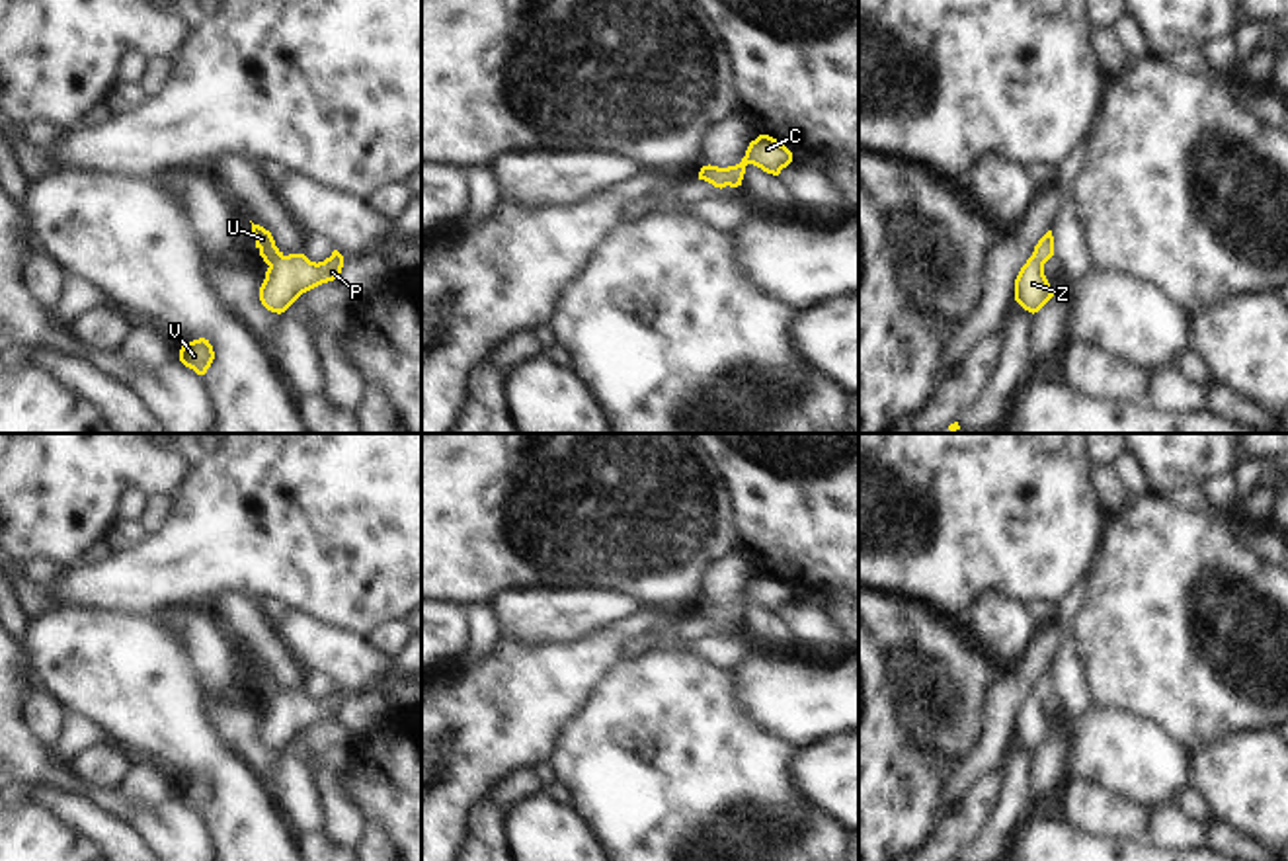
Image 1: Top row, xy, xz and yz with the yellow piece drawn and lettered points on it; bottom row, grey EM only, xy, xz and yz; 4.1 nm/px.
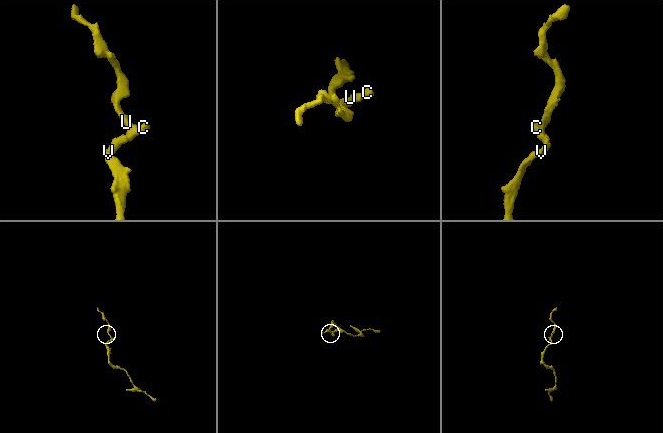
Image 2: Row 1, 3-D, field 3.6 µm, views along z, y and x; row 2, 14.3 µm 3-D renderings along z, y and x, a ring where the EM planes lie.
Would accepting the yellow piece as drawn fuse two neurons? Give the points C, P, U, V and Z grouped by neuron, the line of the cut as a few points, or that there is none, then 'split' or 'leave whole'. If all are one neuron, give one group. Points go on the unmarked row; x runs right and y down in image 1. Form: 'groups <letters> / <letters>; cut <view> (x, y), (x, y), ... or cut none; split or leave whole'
groups C P U V Z; cut none; leave whole

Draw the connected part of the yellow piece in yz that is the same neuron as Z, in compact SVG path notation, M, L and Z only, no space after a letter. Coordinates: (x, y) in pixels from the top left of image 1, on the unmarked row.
M1048 668L1034 683L1032 693L1021 705L1015 717L1015 738L1028 750L1038 750L1052 734L1044 713L1044 701L1054 693L1054 674Z

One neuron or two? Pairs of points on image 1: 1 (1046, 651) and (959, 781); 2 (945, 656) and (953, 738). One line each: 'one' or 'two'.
1: one
2: one

